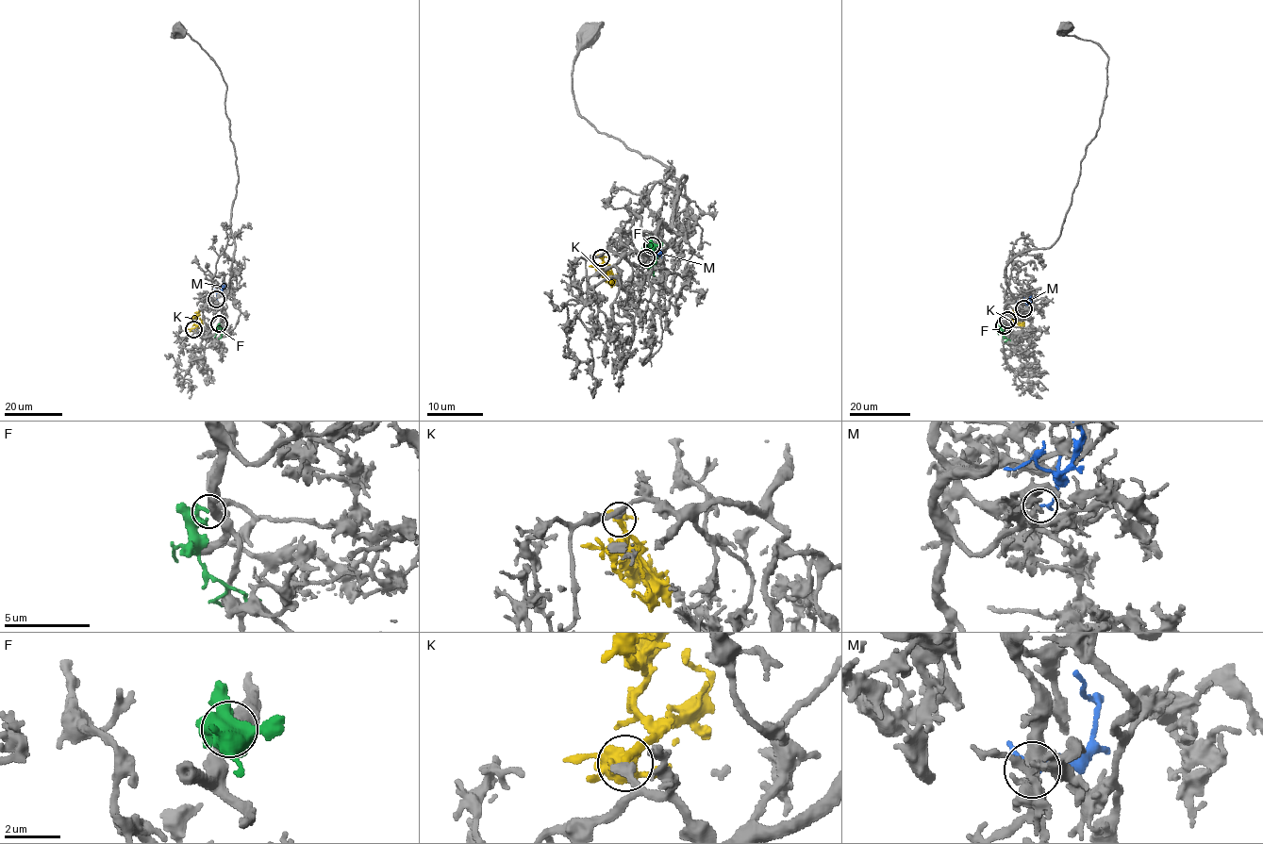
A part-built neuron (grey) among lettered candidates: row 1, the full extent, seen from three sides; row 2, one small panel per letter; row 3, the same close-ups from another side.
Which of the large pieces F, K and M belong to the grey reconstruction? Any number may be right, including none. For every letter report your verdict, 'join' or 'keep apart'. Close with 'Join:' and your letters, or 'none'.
F: keep apart
K: join
M: keep apart
Join: K

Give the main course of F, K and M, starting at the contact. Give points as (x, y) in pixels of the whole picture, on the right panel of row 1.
F: (1004, 325), (1002, 333), (1014, 341)
K: (1007, 320), (1014, 321), (1029, 314)
M: (1022, 308), (1030, 296), (1025, 290)

